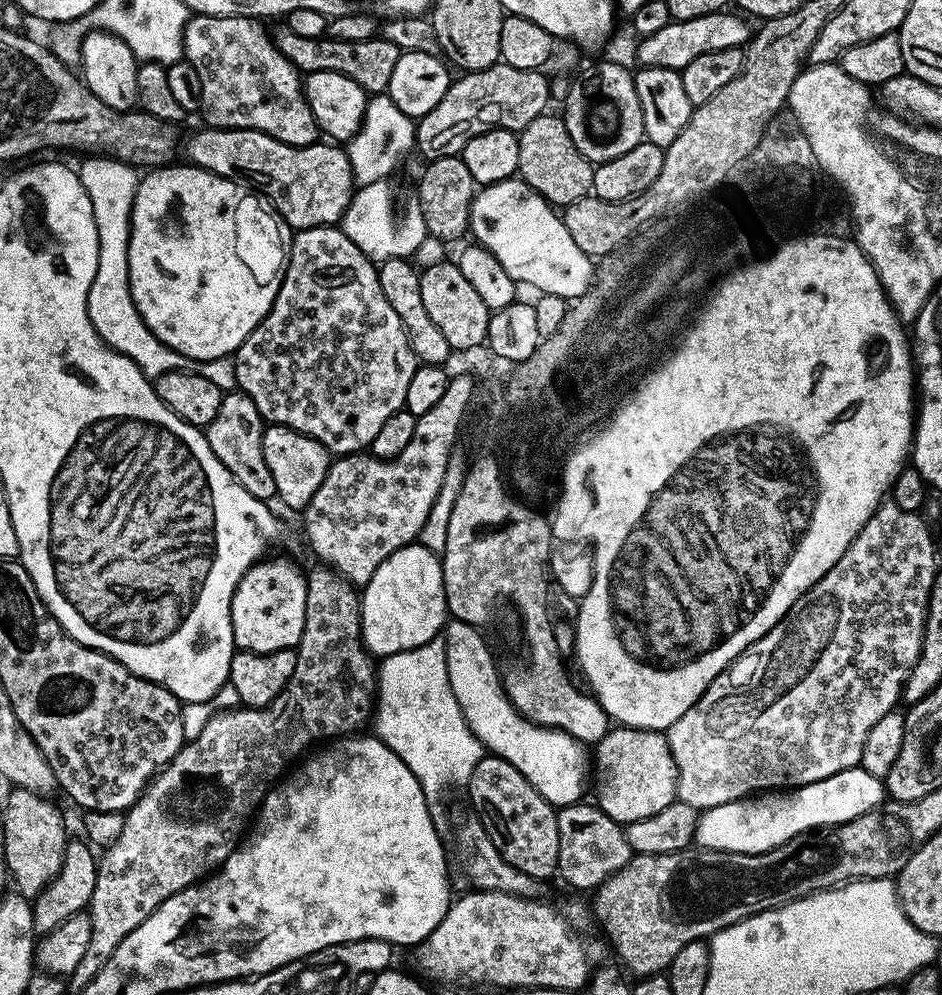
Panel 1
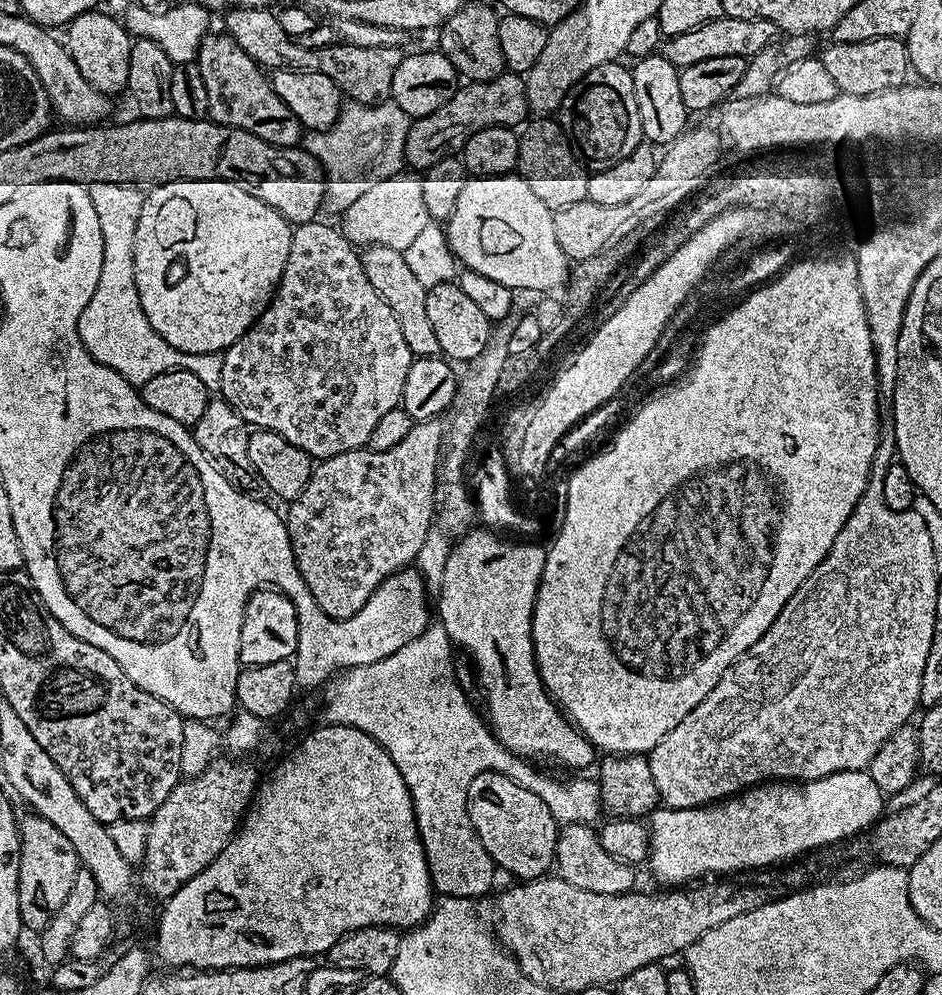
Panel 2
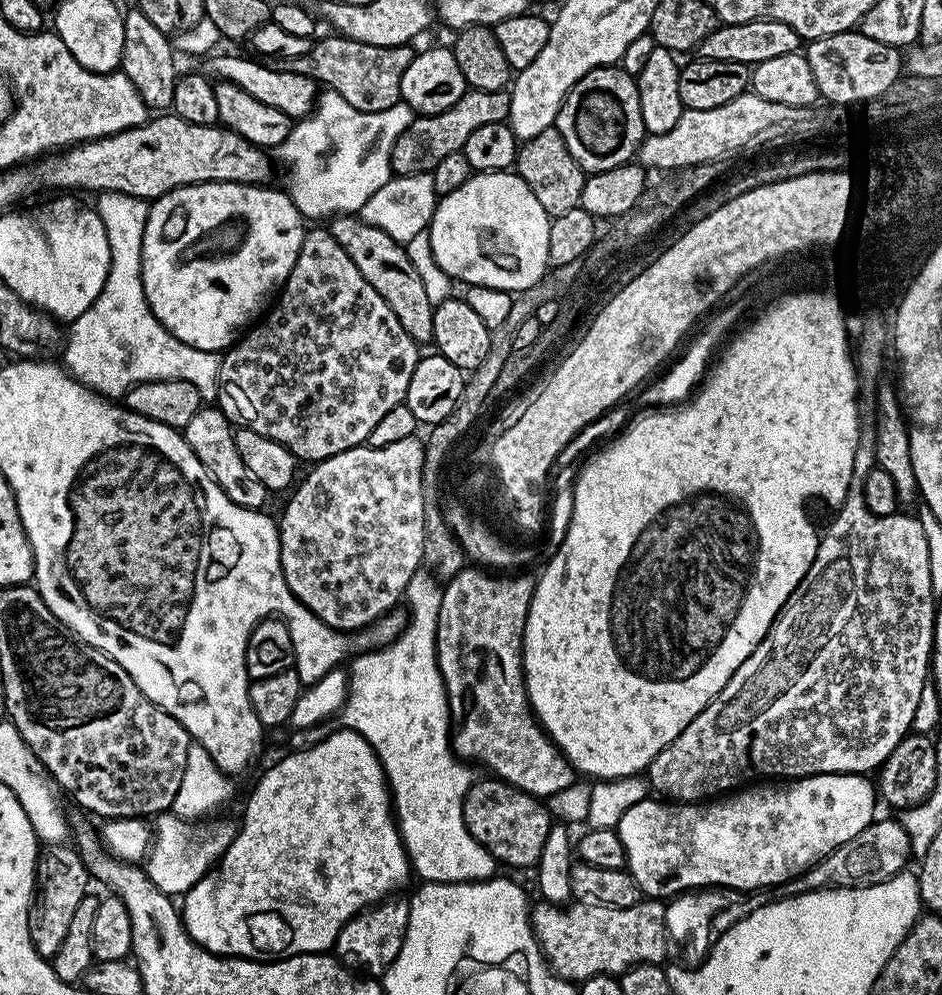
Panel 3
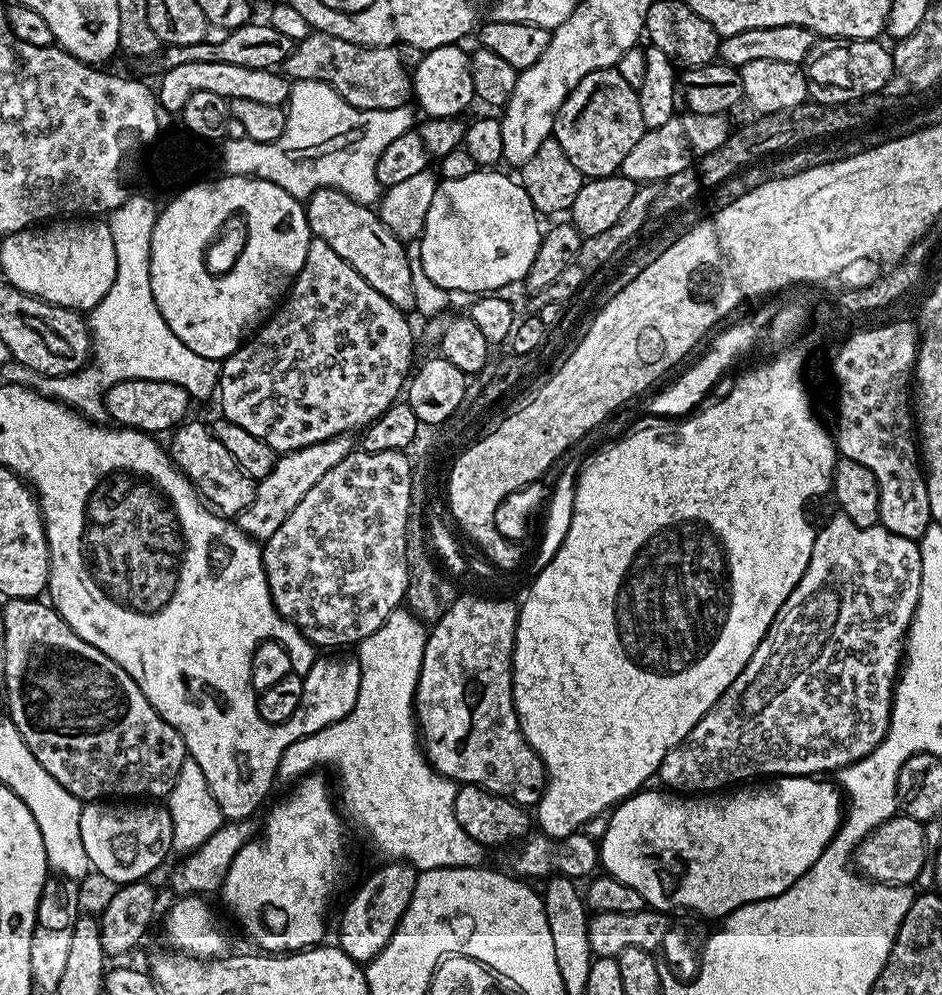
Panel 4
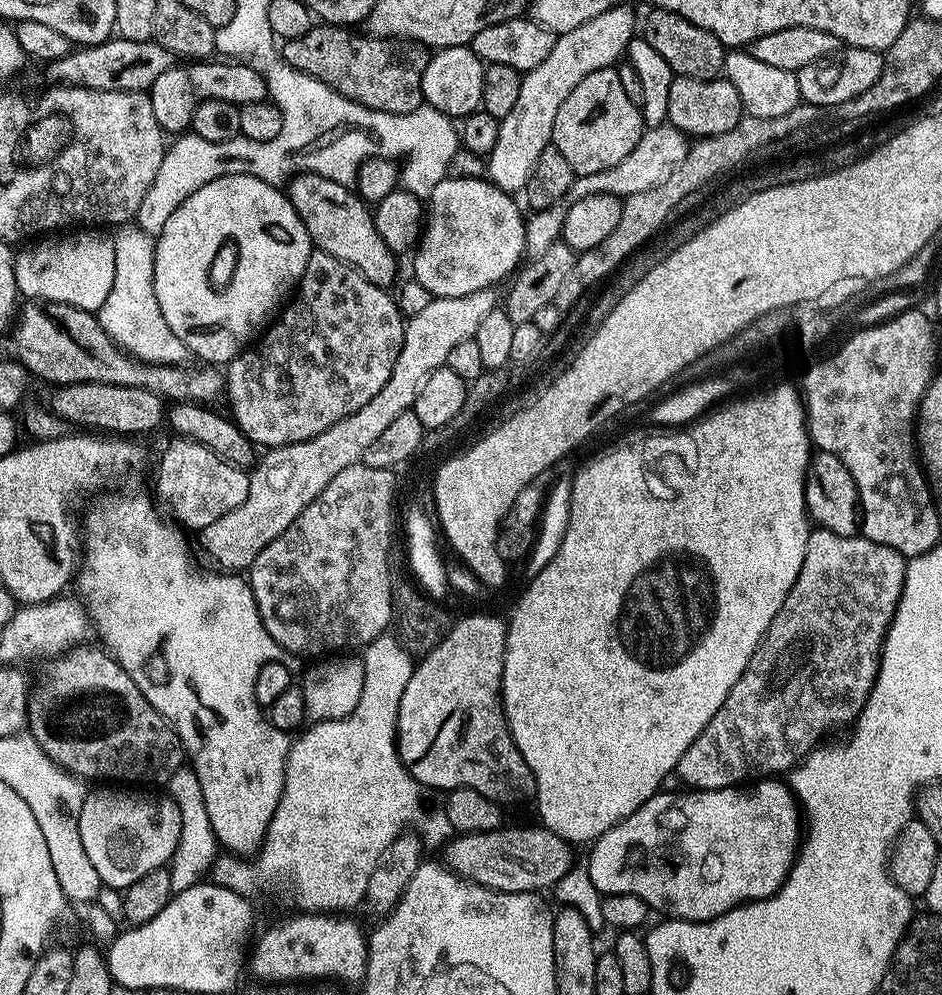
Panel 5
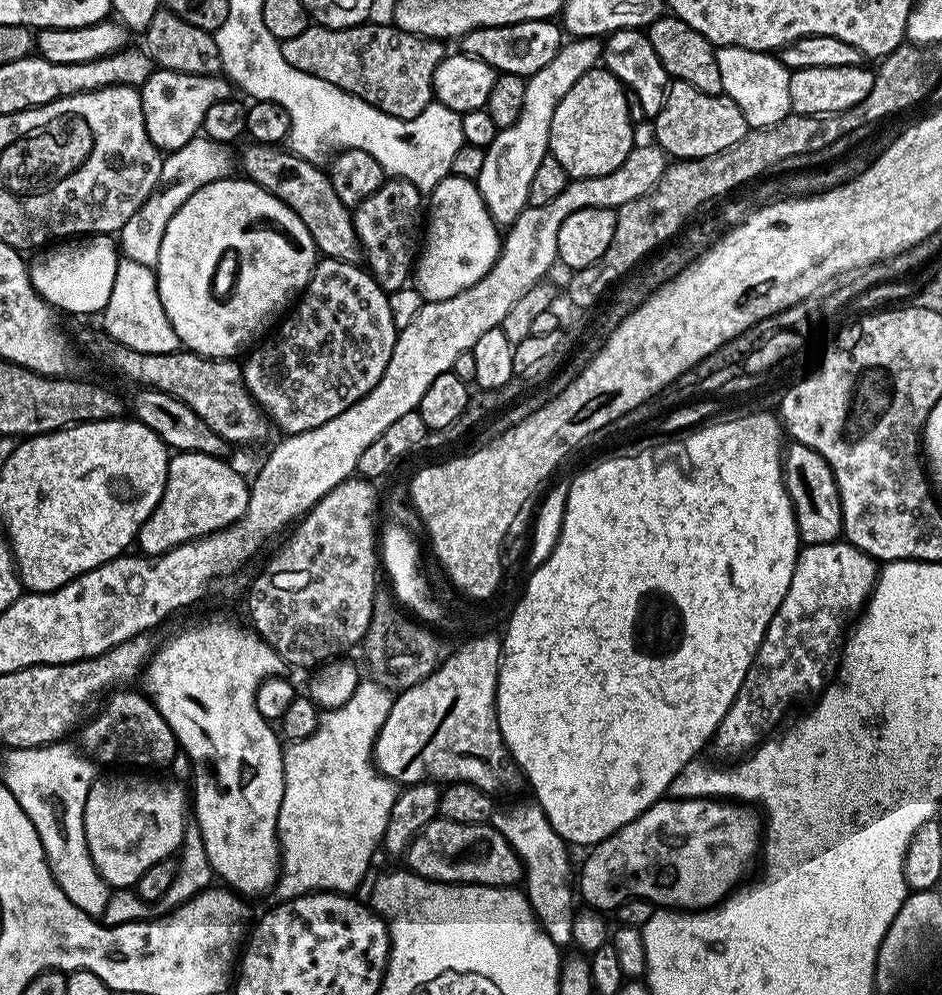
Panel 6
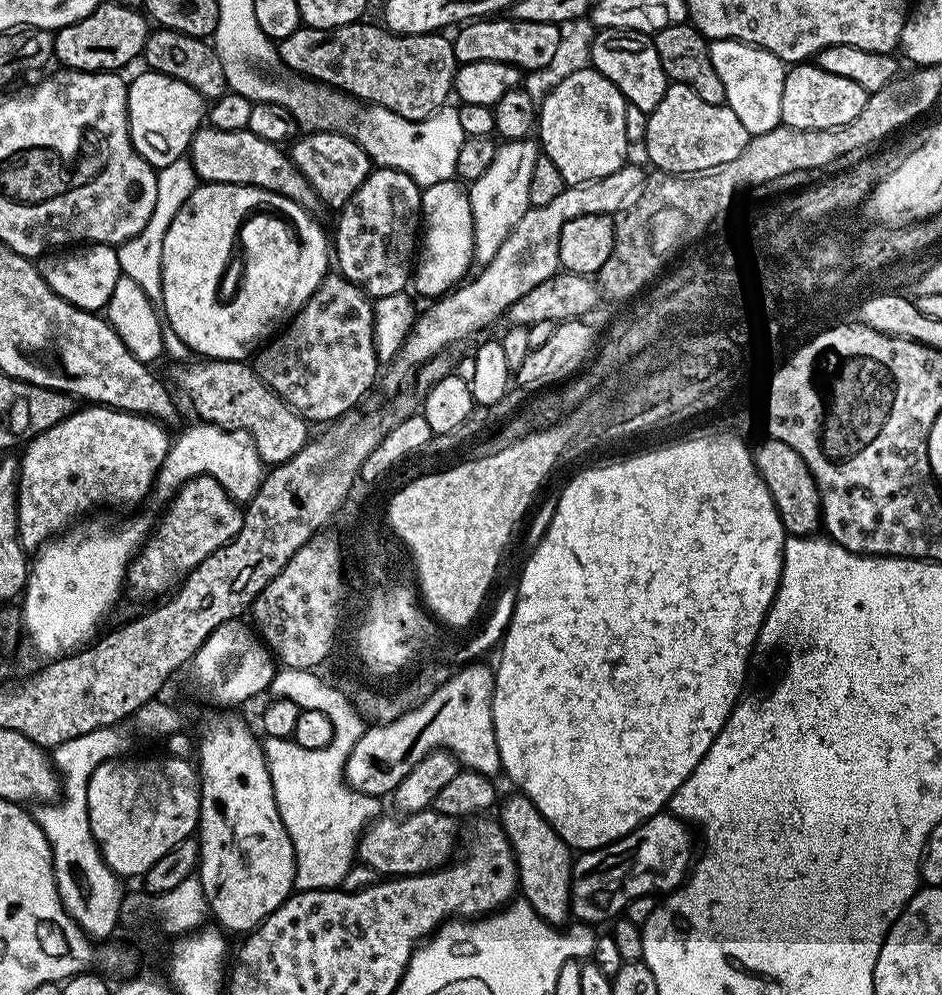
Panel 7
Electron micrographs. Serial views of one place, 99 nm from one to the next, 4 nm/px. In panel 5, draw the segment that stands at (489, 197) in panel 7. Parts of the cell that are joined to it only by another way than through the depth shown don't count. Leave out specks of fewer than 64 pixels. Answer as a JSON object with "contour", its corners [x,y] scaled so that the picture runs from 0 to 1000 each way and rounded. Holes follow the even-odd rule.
{"contour":[[[659,6],[643,10],[643,14],[635,14],[635,18],[626,18],[626,22],[618,22],[614,30],[596,32],[590,36],[588,46],[576,62],[571,62],[567,70],[555,73],[550,103],[546,111],[541,111],[541,115],[531,122],[529,143],[516,158],[519,182],[540,195],[551,194],[557,189],[567,171],[567,163],[571,163],[571,155],[585,146],[592,107],[605,98],[605,90],[609,90],[609,86],[614,86],[622,74],[651,67],[666,53],[667,44],[673,39],[674,32],[671,31],[674,28],[676,31],[677,16],[675,20],[674,14],[666,6]]]}

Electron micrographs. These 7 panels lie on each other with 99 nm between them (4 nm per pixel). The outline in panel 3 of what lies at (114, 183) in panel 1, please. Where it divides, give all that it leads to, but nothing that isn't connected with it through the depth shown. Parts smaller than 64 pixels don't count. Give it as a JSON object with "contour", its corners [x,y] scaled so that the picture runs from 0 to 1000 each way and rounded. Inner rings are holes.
{"contour":[[[107,193],[101,201],[102,214],[108,219],[108,227],[113,227],[113,243],[117,243],[117,267],[104,299],[73,327],[74,334],[72,336],[71,333],[66,352],[67,369],[71,370],[81,382],[118,402],[128,401],[142,387],[153,383],[187,382],[210,388],[218,403],[228,403],[237,357],[197,348],[191,341],[185,340],[163,320],[155,304],[150,279],[151,239],[155,235],[158,202],[128,193]]]}

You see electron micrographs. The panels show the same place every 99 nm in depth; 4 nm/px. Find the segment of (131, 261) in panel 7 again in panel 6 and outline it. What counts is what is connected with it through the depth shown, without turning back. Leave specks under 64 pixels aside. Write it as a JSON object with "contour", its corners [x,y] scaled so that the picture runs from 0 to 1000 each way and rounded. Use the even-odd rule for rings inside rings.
{"contour":[[[212,135],[208,140],[197,143],[197,147],[177,154],[165,191],[159,195],[159,199],[155,199],[155,203],[142,215],[142,219],[138,219],[138,223],[134,223],[134,227],[126,231],[126,252],[137,261],[165,270],[168,251],[172,251],[172,235],[176,235],[176,226],[189,211],[189,207],[193,207],[193,203],[197,203],[197,199],[206,195],[206,191],[214,191],[214,187],[223,183],[247,176],[248,157],[242,153],[245,153],[243,146],[232,145]]]}

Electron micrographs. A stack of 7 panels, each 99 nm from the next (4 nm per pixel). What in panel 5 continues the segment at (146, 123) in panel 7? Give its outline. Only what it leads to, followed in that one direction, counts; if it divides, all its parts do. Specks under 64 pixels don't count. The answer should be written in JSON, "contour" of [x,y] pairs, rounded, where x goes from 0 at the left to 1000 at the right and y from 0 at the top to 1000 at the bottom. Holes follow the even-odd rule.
{"contour":[[[222,59],[220,62],[195,62],[176,70],[159,89],[163,119],[175,134],[191,135],[204,124],[206,111],[220,101],[235,101],[252,107],[282,99],[285,82],[281,73],[270,70],[258,62],[239,62],[237,59]]]}

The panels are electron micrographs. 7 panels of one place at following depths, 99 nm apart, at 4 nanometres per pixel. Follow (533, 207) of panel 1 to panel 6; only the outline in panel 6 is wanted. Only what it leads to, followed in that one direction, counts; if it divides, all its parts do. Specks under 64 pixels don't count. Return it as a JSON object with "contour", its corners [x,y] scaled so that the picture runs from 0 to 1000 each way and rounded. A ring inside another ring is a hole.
{"contour":[[[479,175],[467,180],[462,191],[454,197],[454,220],[450,233],[450,244],[439,269],[439,287],[446,297],[453,303],[472,303],[490,291],[497,290],[510,282],[523,269],[531,254],[533,235],[520,216],[515,201],[504,182],[486,179]]]}

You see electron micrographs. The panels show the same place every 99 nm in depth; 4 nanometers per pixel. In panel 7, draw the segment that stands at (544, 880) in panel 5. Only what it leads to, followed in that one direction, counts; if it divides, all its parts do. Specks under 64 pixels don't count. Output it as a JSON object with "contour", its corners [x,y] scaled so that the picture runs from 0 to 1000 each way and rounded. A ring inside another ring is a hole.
{"contour":[[[461,814],[434,816],[424,822],[416,820],[404,819],[386,833],[380,845],[381,867],[384,866],[389,871],[404,876],[402,878],[404,881],[419,882],[462,876],[463,873],[471,871],[481,863],[486,852],[486,844],[484,848],[485,824],[473,818],[465,818]]]}

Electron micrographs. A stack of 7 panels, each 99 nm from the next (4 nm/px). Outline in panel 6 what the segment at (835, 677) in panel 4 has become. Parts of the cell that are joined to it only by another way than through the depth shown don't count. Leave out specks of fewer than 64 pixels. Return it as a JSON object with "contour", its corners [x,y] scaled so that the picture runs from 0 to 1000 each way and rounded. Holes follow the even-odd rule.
{"contour":[[[889,545],[855,547],[850,550],[849,560],[845,562],[843,569],[843,577],[839,581],[839,593],[834,593],[834,601],[830,601],[830,609],[826,609],[826,617],[817,621],[817,629],[809,641],[800,665],[775,714],[771,714],[771,722],[766,722],[760,735],[758,749],[760,748],[762,759],[777,760],[776,762],[789,761],[803,749],[811,747],[816,737],[823,733],[820,731],[835,718],[837,711],[844,704],[858,698],[861,701],[863,697],[875,694],[890,667],[889,660],[886,658],[883,660],[883,654],[886,651],[889,654],[902,624],[920,607],[921,600],[926,598],[926,592],[930,590],[931,578],[931,564],[920,559],[915,553],[911,553],[906,547]]]}

